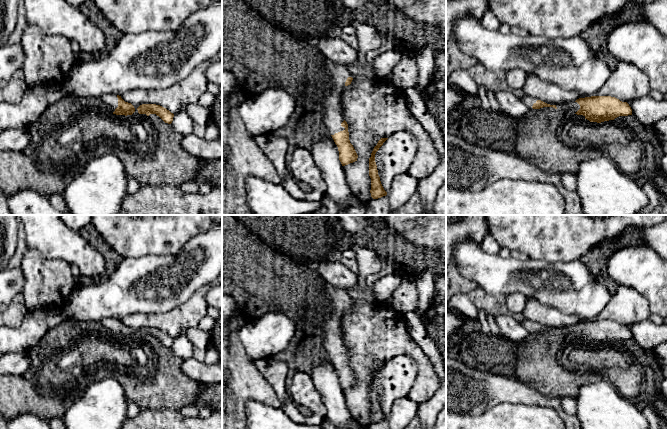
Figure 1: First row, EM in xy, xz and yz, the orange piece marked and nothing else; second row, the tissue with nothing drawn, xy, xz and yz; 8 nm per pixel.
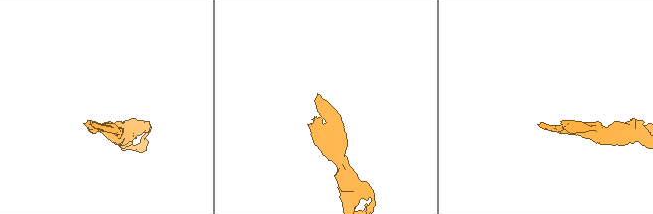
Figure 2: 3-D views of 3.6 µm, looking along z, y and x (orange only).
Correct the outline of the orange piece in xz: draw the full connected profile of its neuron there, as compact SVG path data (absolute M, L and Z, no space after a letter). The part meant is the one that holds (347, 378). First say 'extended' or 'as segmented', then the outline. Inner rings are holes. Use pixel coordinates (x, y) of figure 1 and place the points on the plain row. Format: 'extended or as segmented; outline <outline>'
extended; outline M322 281L322 289L328 298L327 312L320 316L314 311L307 311L310 327L322 330L318 346L330 358L338 371L342 390L357 385L358 379L350 367L348 348L341 333L341 318L351 308L353 302L347 291Z

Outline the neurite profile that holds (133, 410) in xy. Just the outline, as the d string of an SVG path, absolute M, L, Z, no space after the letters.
M132 401L128 402L127 416L129 418L135 418L140 413L140 411L141 409L136 403Z

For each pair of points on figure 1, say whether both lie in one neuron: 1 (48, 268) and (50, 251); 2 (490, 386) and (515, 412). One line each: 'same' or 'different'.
1: different
2: different

